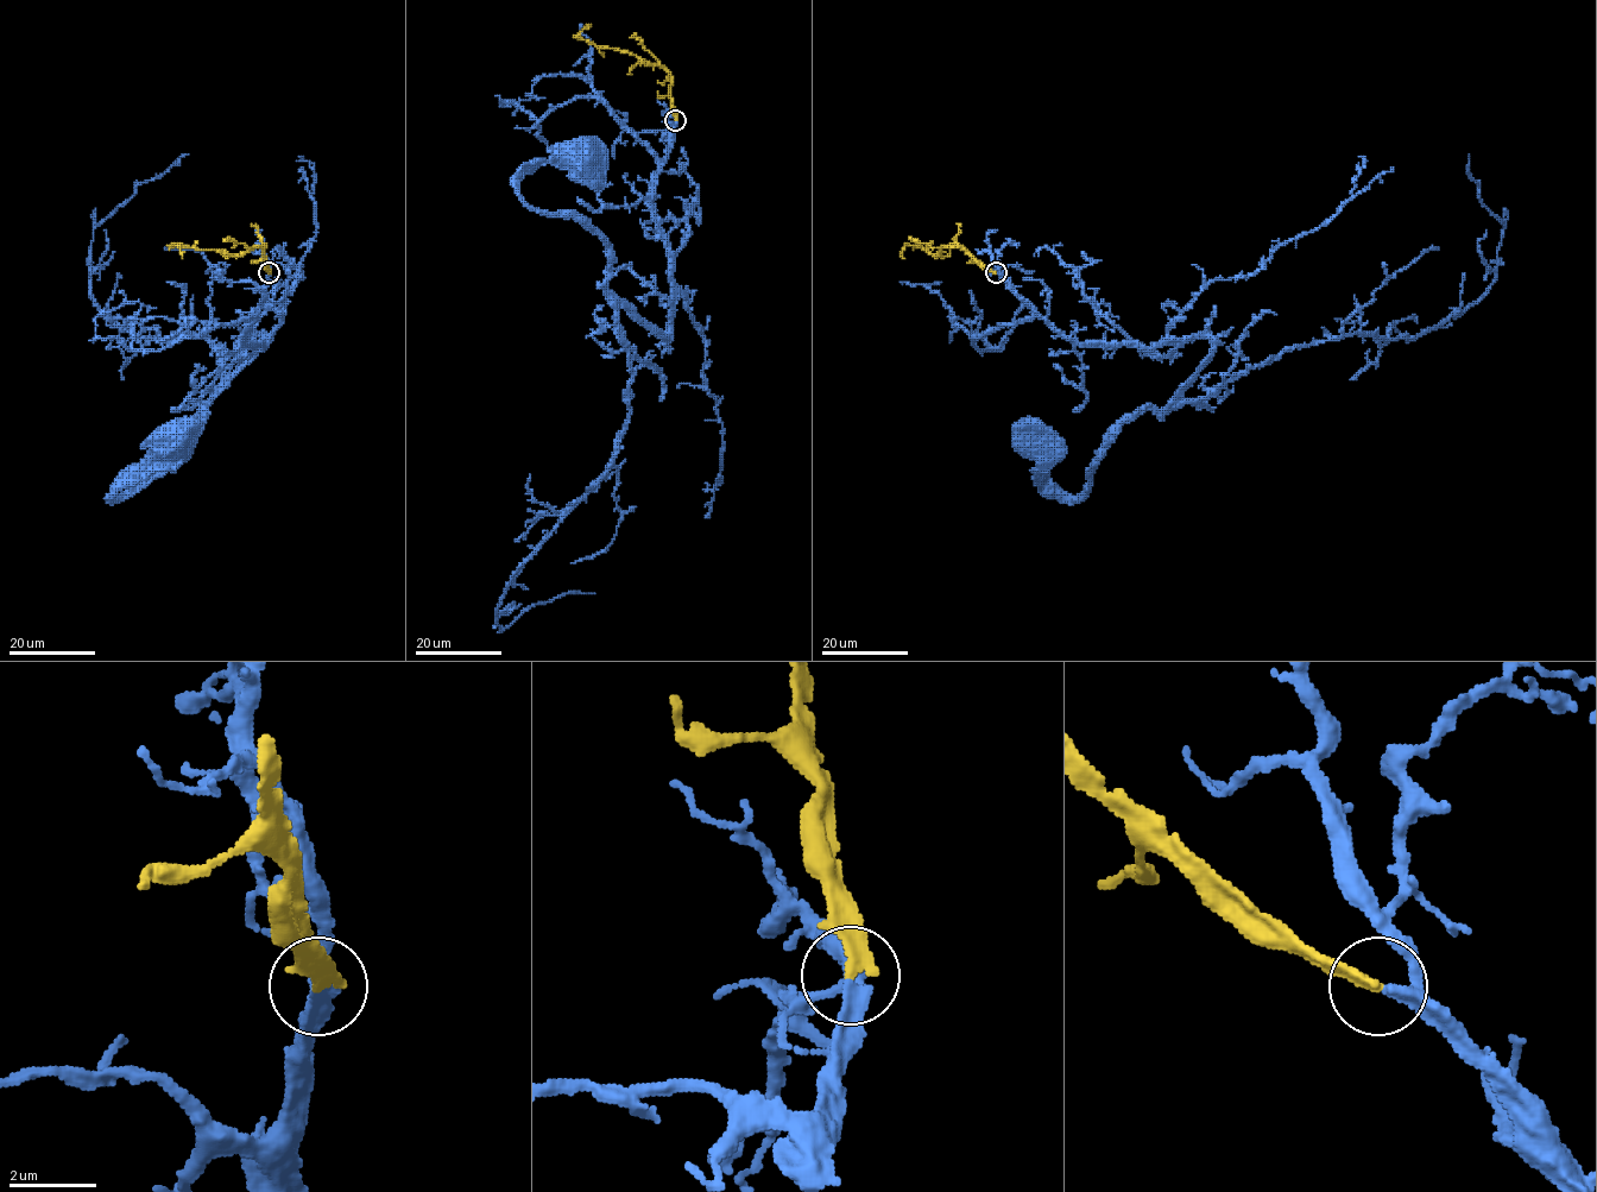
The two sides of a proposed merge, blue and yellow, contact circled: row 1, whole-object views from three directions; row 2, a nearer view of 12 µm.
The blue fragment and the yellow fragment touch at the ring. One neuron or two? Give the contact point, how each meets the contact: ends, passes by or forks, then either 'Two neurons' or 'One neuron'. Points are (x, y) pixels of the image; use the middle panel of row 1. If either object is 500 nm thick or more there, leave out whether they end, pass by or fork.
Place: (675, 120). At the ring blue passes by. At the ring yellow ends. One neuron

